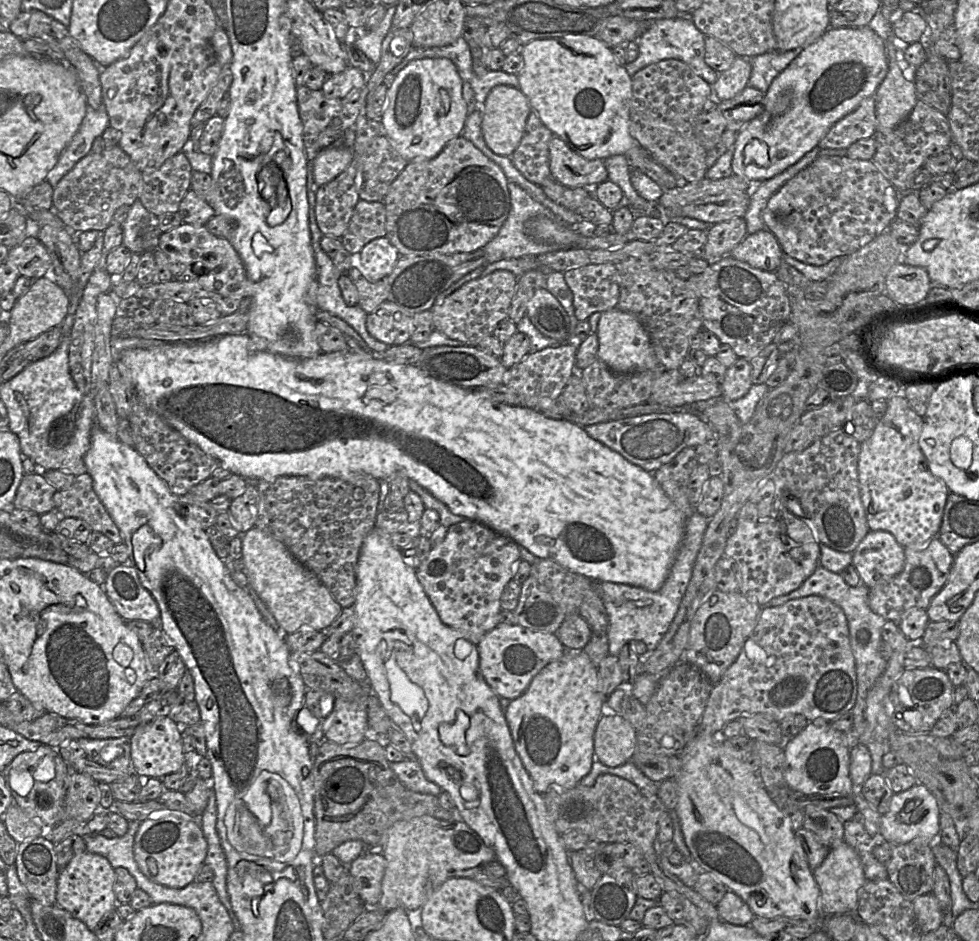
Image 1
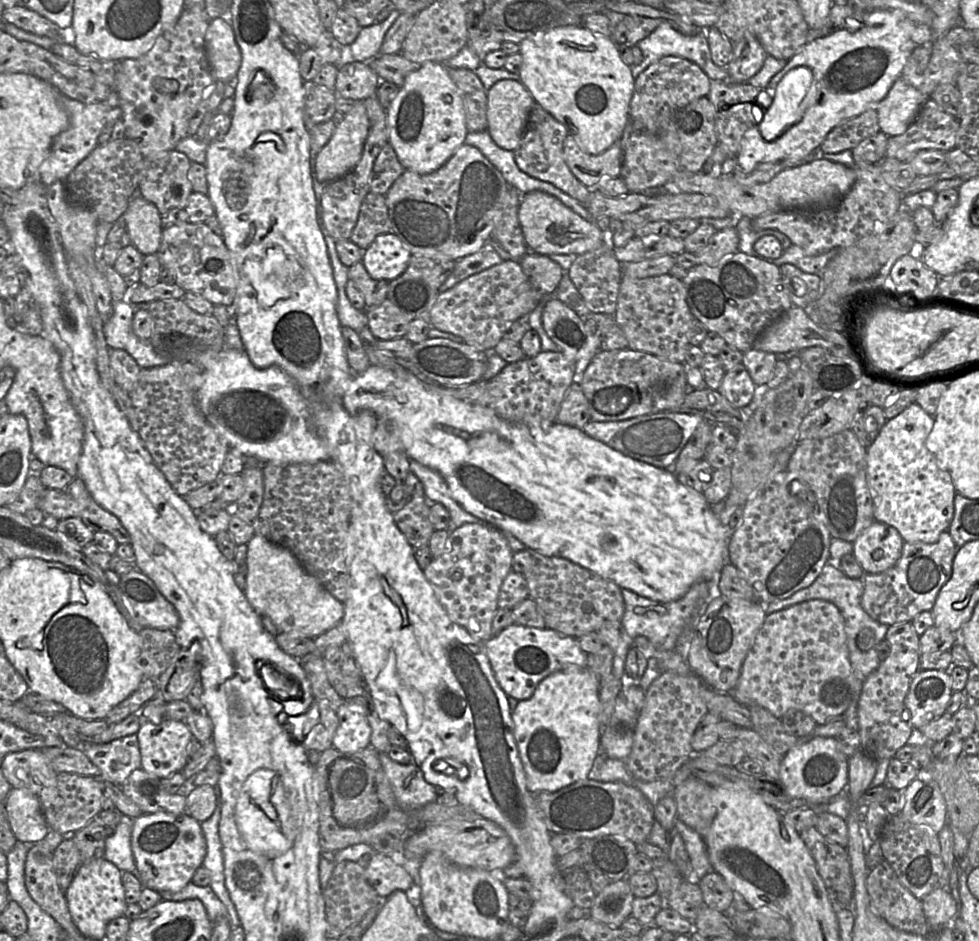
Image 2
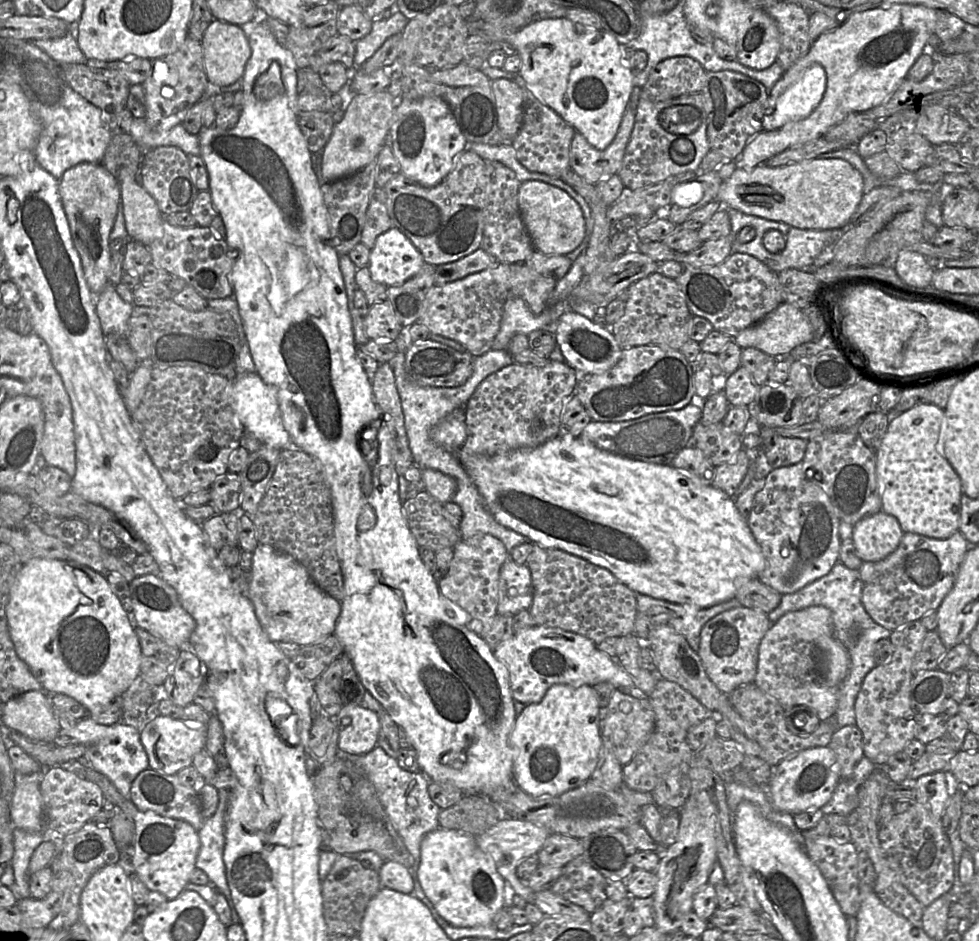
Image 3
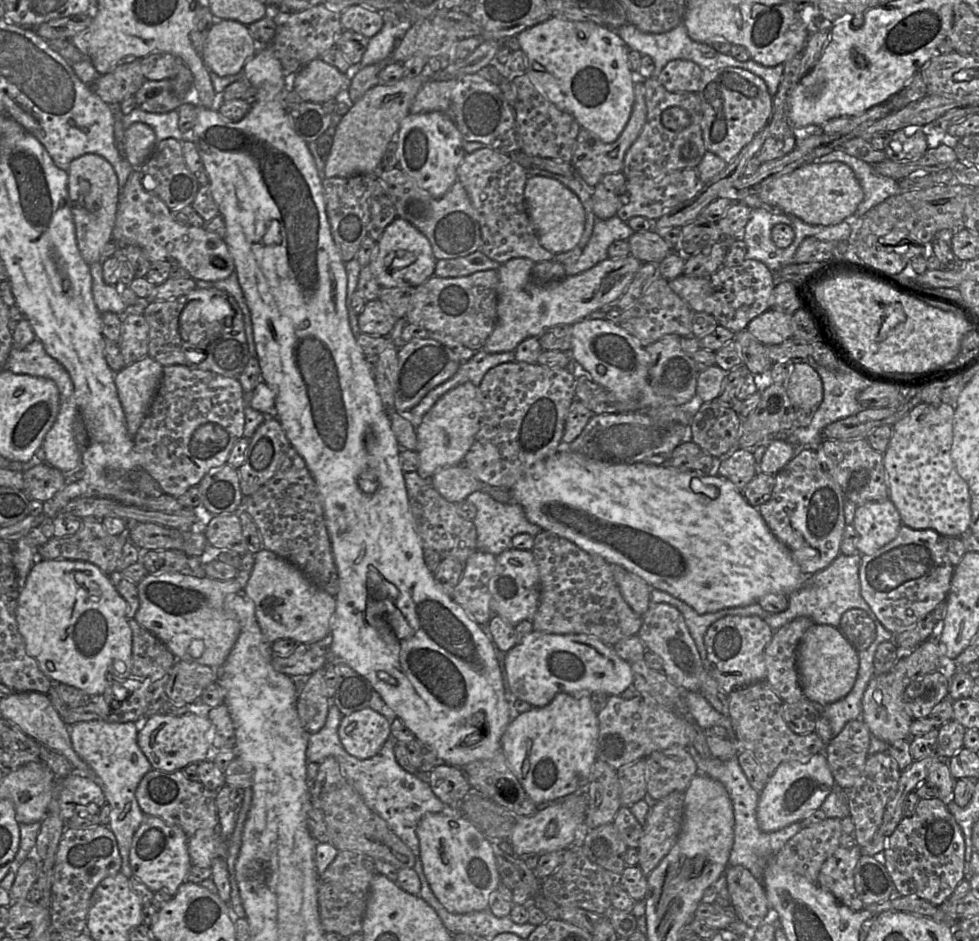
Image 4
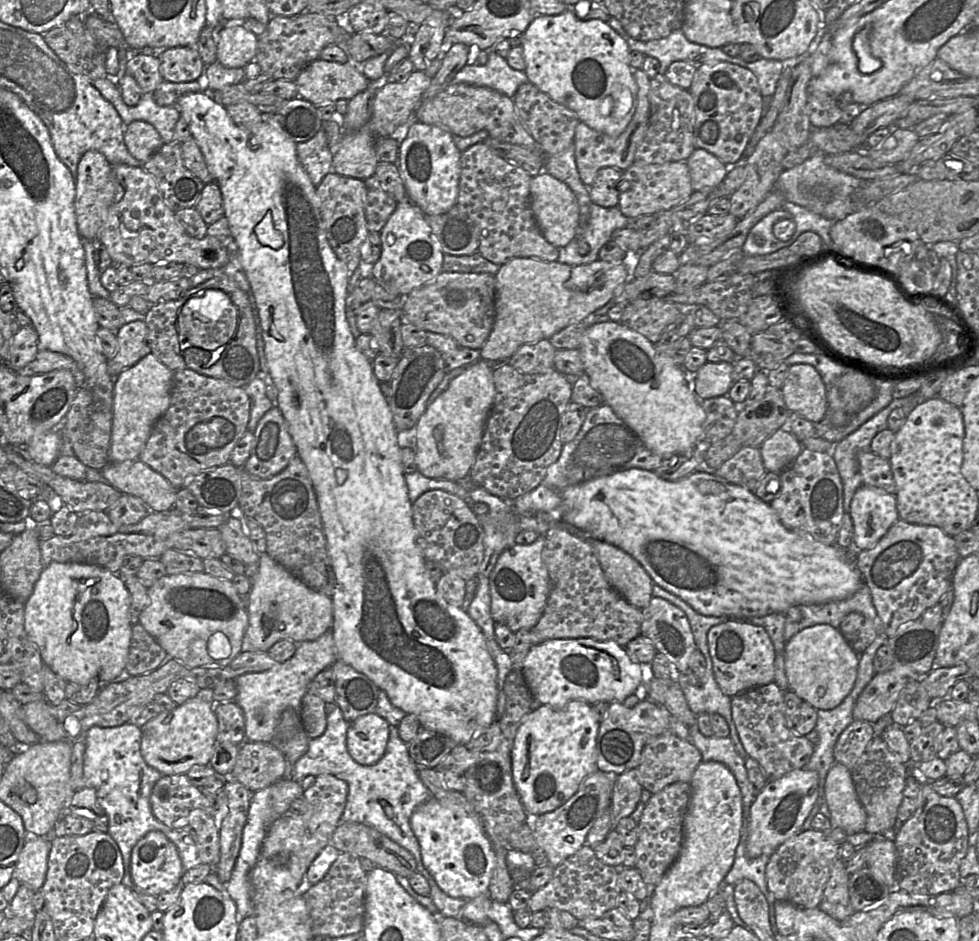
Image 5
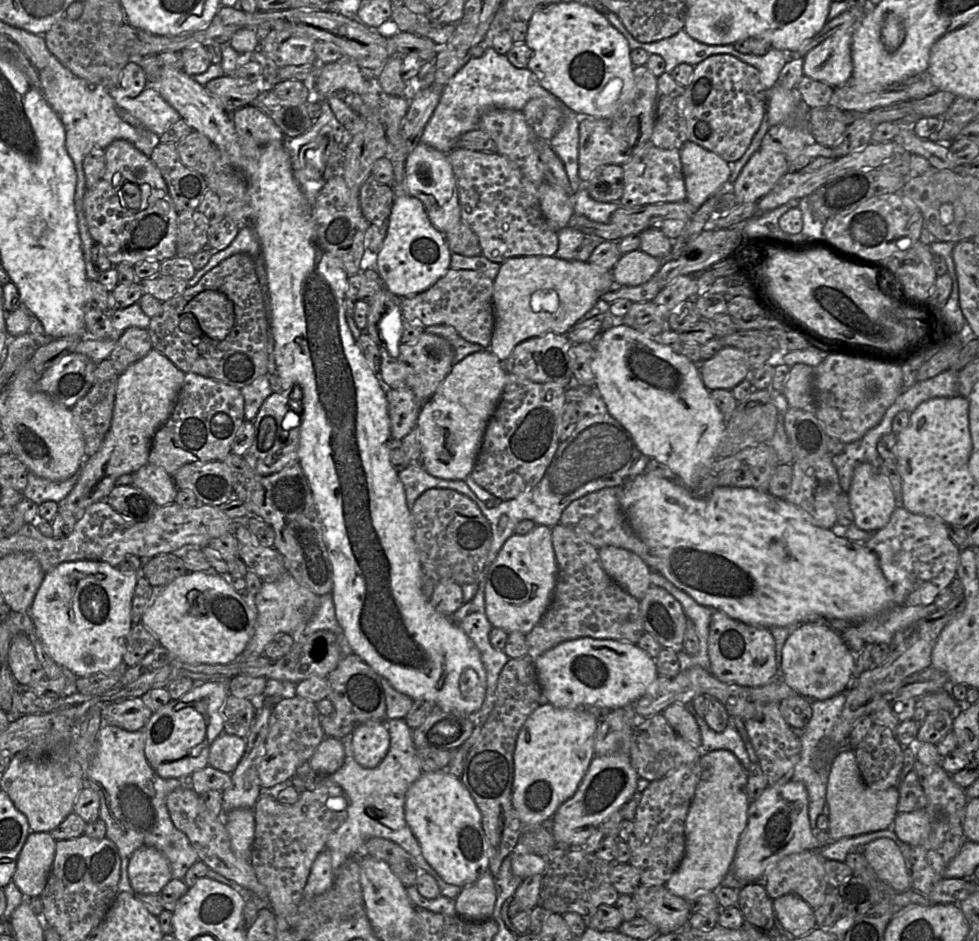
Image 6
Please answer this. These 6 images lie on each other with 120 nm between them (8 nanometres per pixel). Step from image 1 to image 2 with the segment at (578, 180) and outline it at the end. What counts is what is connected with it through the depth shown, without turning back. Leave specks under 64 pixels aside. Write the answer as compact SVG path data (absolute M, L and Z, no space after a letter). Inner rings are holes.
M569 134L563 143L563 155L573 175L589 189L596 189L596 185L602 179L620 176L623 163L620 140L603 153L591 155L580 147L573 135Z

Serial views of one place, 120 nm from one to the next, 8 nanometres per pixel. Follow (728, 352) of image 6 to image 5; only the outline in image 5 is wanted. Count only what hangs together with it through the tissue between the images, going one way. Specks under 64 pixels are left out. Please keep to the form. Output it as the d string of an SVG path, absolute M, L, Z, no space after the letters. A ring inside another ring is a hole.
M706 362L694 373L694 394L701 400L727 395L731 386L733 363Z

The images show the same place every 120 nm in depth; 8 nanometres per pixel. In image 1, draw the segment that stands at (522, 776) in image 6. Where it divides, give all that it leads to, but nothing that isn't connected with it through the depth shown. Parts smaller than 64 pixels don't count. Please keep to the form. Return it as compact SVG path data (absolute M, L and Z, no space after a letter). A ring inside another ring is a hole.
M583 650L566 653L546 665L518 698L511 700L504 716L508 724L514 748L529 774L534 790L544 795L549 789L563 790L576 787L589 771L594 760L594 733L604 714L605 697L600 690L598 668Z

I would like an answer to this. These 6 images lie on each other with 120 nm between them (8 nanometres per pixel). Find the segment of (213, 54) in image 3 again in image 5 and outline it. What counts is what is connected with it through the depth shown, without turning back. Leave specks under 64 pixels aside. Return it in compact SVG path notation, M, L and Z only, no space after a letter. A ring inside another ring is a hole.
M222 23L217 31L216 60L229 68L244 68L255 60L258 36L241 23Z

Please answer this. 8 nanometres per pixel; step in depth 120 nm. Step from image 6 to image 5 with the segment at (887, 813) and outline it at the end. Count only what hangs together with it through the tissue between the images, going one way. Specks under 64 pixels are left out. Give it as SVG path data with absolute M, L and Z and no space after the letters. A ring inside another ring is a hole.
M835 762L829 769L824 800L830 810L832 827L839 827L848 835L864 831L866 811L857 796L852 772L845 765Z

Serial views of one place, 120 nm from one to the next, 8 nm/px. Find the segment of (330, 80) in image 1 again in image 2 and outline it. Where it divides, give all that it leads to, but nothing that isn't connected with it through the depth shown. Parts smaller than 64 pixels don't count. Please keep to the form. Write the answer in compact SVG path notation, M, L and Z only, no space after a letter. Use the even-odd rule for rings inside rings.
M354 61L339 67L335 91L348 99L365 100L376 94L380 82L368 63Z

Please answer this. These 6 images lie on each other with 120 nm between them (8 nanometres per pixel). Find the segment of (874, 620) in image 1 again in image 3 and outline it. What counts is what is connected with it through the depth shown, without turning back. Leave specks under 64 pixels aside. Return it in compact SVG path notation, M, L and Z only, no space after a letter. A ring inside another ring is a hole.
M837 562L826 575L794 593L783 594L778 607L767 614L770 622L774 623L788 612L810 606L821 605L832 612L834 637L845 646L850 657L848 674L837 689L838 706L835 712L837 727L856 724L855 702L865 676L876 666L875 644L880 639L889 639L891 634L890 630L877 624L869 616L862 605L861 594L862 581L859 570L849 569L841 562Z

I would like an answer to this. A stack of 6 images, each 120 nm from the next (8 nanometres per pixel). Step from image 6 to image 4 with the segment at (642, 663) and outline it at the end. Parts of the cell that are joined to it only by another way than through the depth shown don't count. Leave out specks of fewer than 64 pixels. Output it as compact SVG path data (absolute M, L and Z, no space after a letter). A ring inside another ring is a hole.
M533 631L522 642L505 653L504 669L511 694L533 707L548 705L559 693L585 695L599 691L612 696L620 696L633 683L630 663L619 658L612 646L585 634L554 634Z

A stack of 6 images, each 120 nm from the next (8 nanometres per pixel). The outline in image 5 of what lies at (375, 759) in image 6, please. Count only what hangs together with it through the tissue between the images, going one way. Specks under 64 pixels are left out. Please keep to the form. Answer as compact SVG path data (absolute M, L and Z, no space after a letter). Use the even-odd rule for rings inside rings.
M375 712L360 716L349 724L347 751L357 763L373 765L383 757L389 733L390 725Z

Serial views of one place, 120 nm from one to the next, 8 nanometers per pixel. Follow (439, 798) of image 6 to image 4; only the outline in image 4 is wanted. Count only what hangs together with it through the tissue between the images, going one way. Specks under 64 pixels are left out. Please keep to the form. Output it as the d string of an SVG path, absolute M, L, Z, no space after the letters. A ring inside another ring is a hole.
M427 813L416 828L423 872L430 888L444 908L454 914L481 911L489 907L489 897L500 884L491 842L463 816Z

